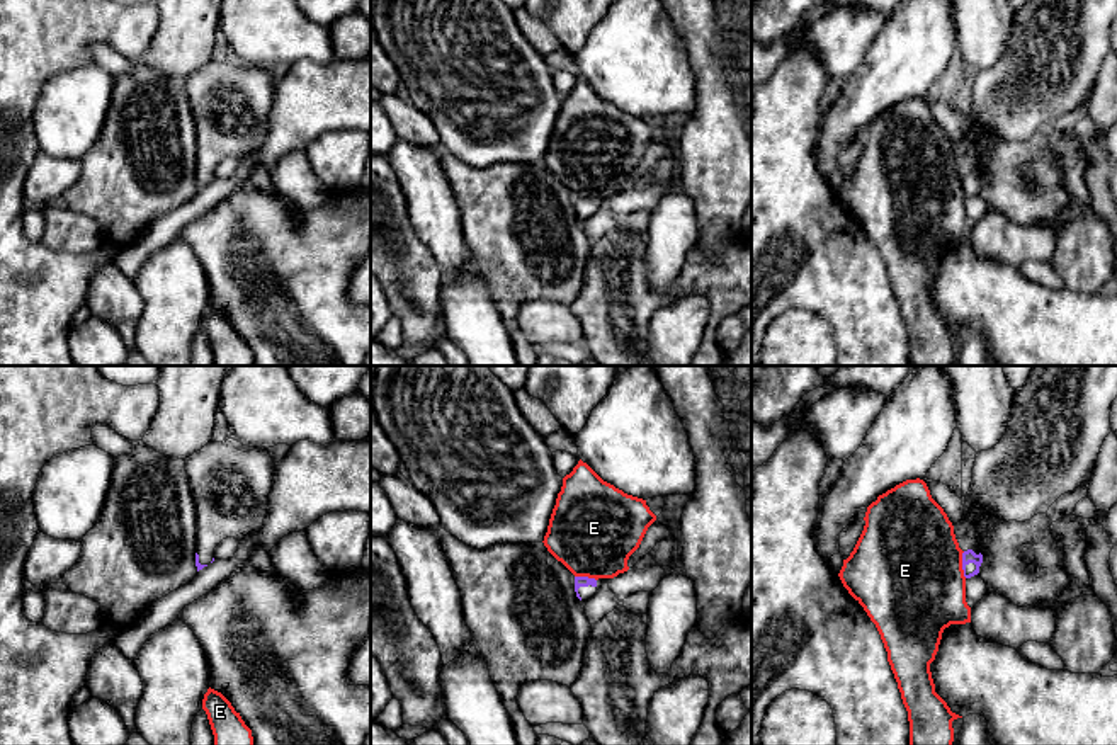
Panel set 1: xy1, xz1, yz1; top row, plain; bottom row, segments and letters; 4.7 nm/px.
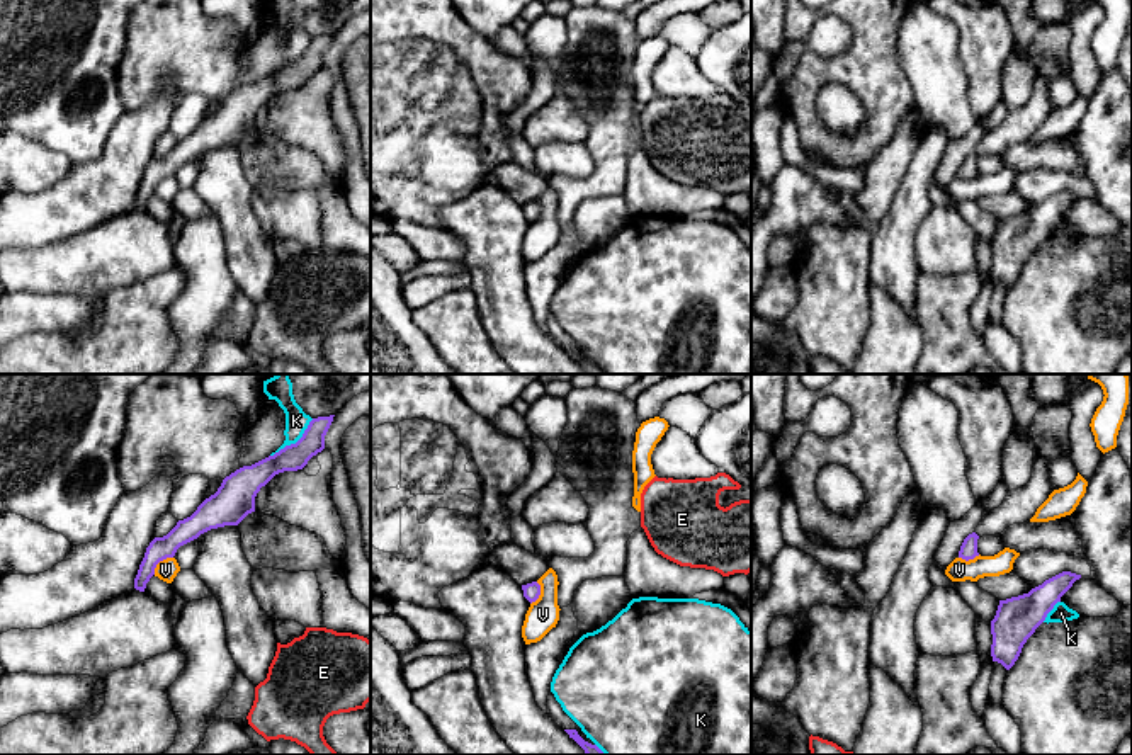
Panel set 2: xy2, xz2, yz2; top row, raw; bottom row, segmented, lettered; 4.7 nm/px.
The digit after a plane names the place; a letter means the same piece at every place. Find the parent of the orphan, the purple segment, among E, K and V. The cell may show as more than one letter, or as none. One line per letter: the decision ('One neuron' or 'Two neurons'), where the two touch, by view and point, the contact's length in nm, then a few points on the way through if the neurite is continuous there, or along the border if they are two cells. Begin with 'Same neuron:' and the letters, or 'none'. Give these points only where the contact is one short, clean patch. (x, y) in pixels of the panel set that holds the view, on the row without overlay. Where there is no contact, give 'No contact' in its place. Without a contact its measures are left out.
Same neuron: none
E: Two neurons. Touches purple at yz1 (963, 184). Shared border 130 nm
K: Two neurons. Touches purple at xy2 (296, 62). Shared border 280 nm
V: Two neurons. Touches purple at xy2 (160, 179). Shared border 130 nm. Boundary: xy2 (172, 175), (160, 181), (153, 193)

